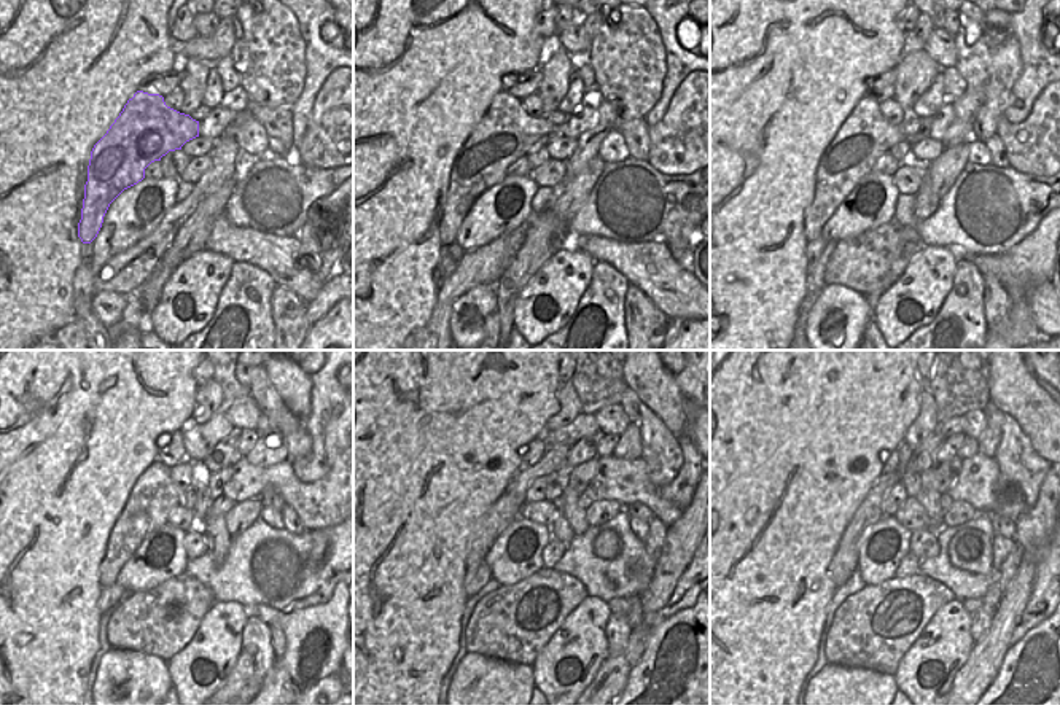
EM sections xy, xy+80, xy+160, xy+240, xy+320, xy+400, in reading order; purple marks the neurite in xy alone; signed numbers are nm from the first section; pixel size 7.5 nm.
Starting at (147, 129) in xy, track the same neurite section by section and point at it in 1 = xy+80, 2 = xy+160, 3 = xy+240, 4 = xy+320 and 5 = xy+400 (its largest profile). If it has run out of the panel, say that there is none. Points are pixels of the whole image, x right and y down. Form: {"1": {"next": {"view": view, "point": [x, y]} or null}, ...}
{"1": {"next": {"view": "xy+80", "point": [506, 132]}}, "2": {"next": {"view": "xy+160", "point": [865, 136]}}, "3": {"next": {"view": "xy+240", "point": [153, 497]}}, "4": {"next": {"view": "xy+320", "point": [505, 510]}}, "5": {"next": {"view": "xy+400", "point": [946, 473]}}}

